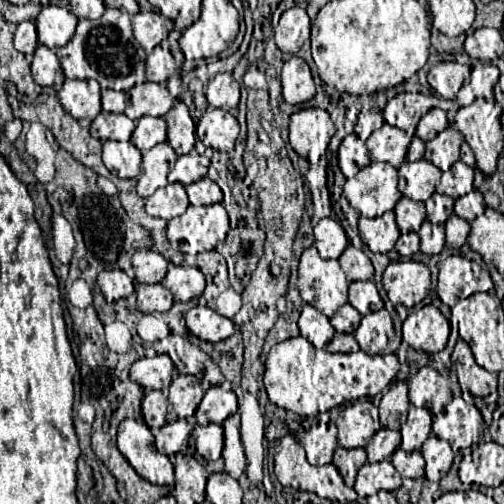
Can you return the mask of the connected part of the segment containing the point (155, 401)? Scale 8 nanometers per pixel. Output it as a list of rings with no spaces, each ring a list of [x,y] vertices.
[[[148,390],[142,398],[142,416],[150,428],[160,428],[166,424],[168,398],[160,390]]]

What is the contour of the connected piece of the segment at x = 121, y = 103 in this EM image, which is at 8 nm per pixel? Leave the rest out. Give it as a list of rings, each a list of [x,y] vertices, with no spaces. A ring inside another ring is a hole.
[[[102,90],[102,110],[104,112],[124,112],[126,96],[116,90]]]

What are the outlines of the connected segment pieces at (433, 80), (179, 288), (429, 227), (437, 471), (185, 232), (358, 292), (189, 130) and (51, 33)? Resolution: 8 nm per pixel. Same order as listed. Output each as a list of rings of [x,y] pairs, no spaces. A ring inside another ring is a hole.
[[[440,62],[430,68],[426,78],[436,94],[440,94],[446,100],[456,100],[456,94],[462,88],[462,82],[468,78],[468,74],[470,66],[462,66],[456,62]]]
[[[170,264],[168,274],[162,280],[162,286],[166,286],[176,300],[188,302],[204,292],[204,274],[198,268]]]
[[[424,222],[420,232],[420,250],[424,254],[440,254],[444,248],[444,226],[442,224],[432,224],[432,222]]]
[[[434,434],[428,438],[428,442],[424,442],[422,456],[426,460],[426,478],[430,482],[440,482],[448,474],[454,460],[454,454],[448,442],[436,438]]]
[[[222,204],[188,206],[188,210],[168,220],[168,242],[182,254],[214,250],[228,232],[228,214]]]
[[[364,280],[364,282],[352,282],[350,290],[348,290],[348,302],[364,316],[368,312],[374,310],[382,310],[382,298],[376,290],[376,284],[372,280]]]
[[[176,100],[176,104],[172,106],[172,110],[168,110],[168,114],[164,114],[164,120],[168,124],[168,144],[174,148],[174,152],[178,156],[188,154],[194,148],[194,122],[188,114],[188,106],[182,100]]]
[[[60,6],[42,8],[36,18],[38,42],[48,46],[50,50],[64,46],[74,36],[76,22],[78,18],[68,8],[60,8]]]

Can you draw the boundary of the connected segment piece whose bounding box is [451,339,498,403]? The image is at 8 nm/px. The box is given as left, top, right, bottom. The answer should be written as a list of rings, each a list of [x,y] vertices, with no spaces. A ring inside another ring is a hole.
[[[458,340],[451,357],[457,357],[454,368],[464,401],[468,403],[469,394],[473,397],[484,397],[497,391],[497,374],[476,364],[472,351],[464,340]]]

